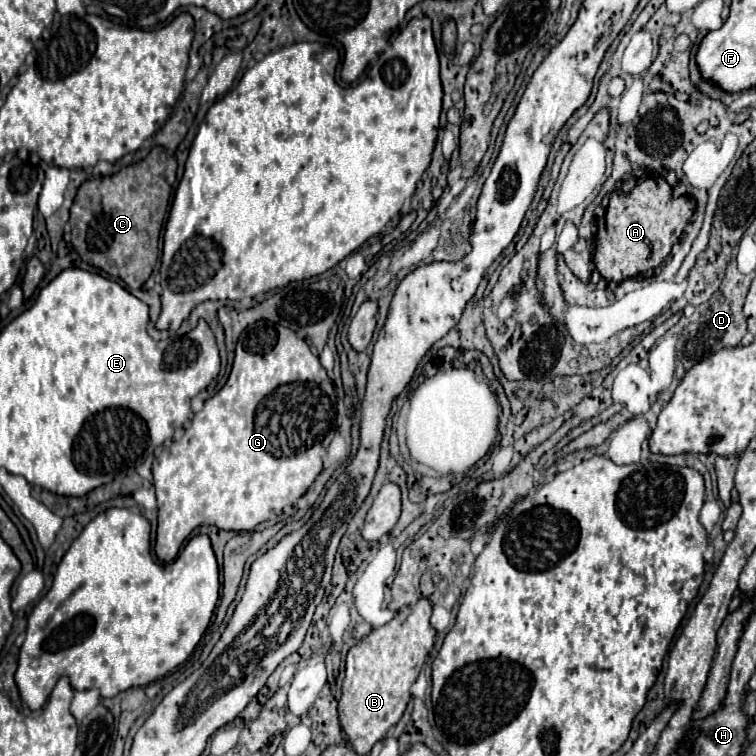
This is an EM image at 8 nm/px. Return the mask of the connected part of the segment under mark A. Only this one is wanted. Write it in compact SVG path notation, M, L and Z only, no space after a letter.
M664 177L658 181L628 179L610 195L606 209L606 221L596 233L594 265L606 281L624 281L636 277L648 269L656 269L672 251L674 243L680 239L684 227L694 215L696 201L690 197L674 197L672 185Z

